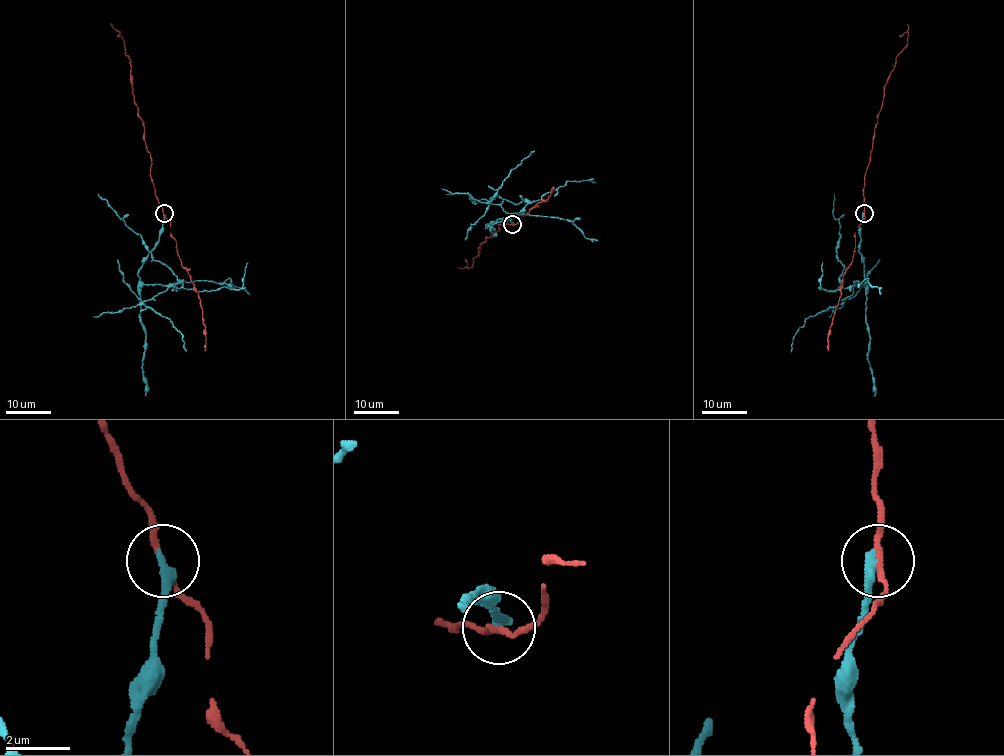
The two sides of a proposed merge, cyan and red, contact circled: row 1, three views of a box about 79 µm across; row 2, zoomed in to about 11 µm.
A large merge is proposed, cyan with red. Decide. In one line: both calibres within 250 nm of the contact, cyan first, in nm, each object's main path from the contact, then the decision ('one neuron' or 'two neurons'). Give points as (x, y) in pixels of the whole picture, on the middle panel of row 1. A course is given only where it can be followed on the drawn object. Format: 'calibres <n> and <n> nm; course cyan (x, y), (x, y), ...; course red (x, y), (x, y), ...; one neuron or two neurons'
calibres 340 and 180 nm; course cyan (512, 224), (486, 224), (516, 215), (530, 202), (525, 199), (515, 204), (501, 196), (446, 194); course red (512, 224), (499, 224), (499, 229), (480, 244), (470, 268), (458, 268); two neurons

